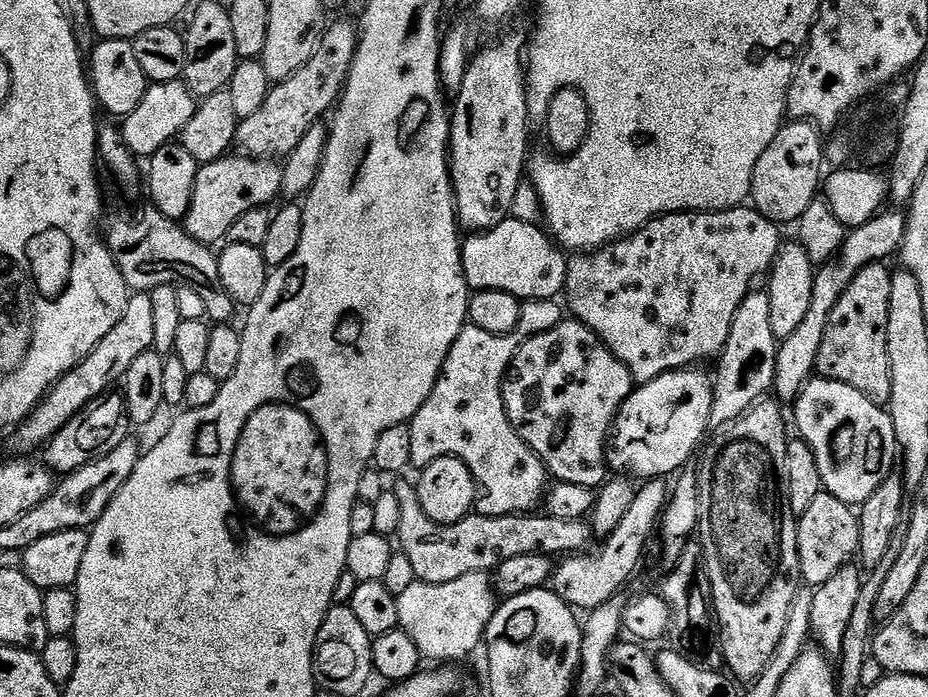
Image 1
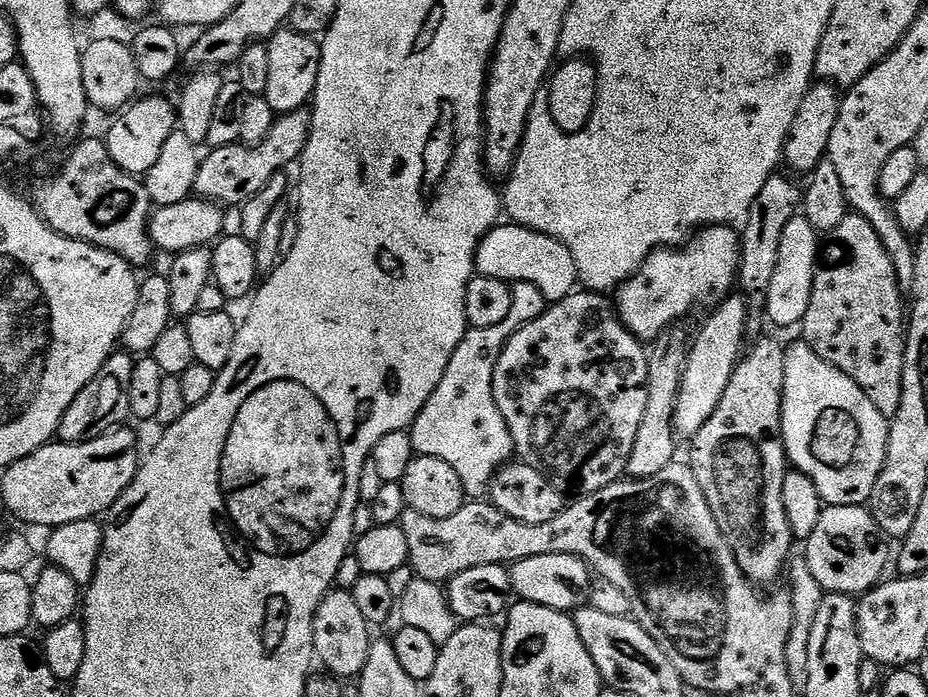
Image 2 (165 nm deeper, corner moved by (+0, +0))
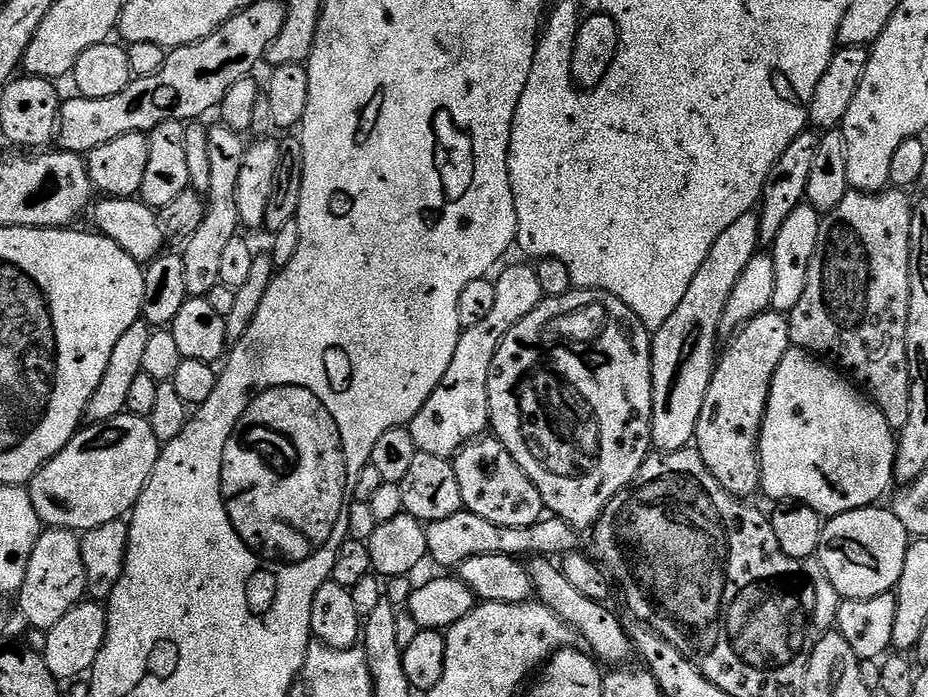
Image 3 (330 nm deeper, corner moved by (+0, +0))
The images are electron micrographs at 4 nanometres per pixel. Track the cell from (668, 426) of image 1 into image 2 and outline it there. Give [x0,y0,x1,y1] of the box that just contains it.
[672,294,749,438]

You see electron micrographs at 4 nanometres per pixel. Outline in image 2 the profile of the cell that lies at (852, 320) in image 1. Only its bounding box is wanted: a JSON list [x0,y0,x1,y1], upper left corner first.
[802,215,906,421]

